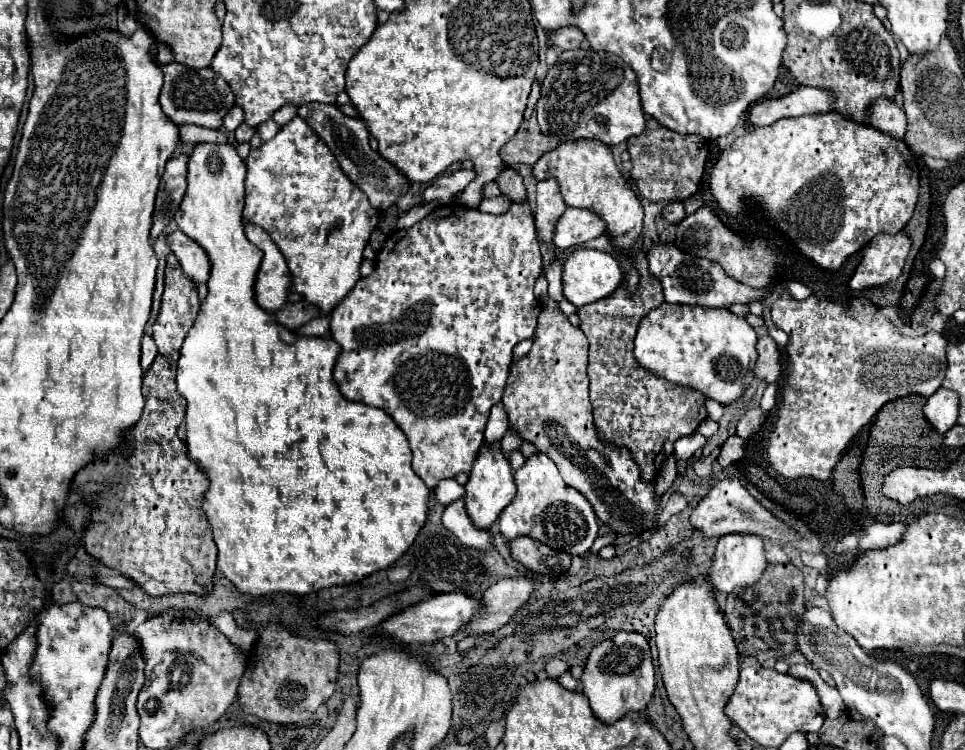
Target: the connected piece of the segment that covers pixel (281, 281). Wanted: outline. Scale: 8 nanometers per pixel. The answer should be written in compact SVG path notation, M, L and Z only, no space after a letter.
M248 222L246 236L252 244L262 248L262 252L264 252L260 272L256 276L256 300L264 310L276 312L288 302L290 284L292 284L288 264L286 264L282 252L272 242L272 238L264 232L264 228Z

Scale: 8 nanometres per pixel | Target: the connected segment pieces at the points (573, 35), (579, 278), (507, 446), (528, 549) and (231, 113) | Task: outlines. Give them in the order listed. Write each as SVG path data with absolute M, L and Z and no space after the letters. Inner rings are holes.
M560 28L554 36L552 36L552 44L558 50L572 50L572 48L580 48L580 42L584 40L584 34L580 32L580 28Z
M586 248L574 250L564 262L564 272L562 272L564 296L578 308L608 298L622 284L622 280L624 276L622 276L622 268L618 260L600 250L586 250Z
M508 428L508 432L500 440L500 446L502 446L504 452L516 450L516 448L520 448L520 444L522 444L522 440L520 440L520 436L516 436L516 432L512 432L512 428Z
M516 536L516 540L508 542L508 548L512 558L532 574L560 574L566 572L572 562L572 558L566 552L554 552L550 548L544 548L544 544L528 536Z
M234 106L232 110L228 110L226 112L226 116L224 116L224 130L228 130L228 132L232 132L232 130L236 130L240 124L242 124L242 120L244 120L244 112L238 108L238 106Z

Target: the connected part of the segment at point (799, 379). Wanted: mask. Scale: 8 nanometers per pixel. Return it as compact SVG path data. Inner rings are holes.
M776 284L772 288L772 292L776 292L776 302L772 304L772 320L778 328L782 328L784 332L790 334L790 342L786 346L786 352L788 352L788 370L786 370L786 376L784 376L784 390L782 390L782 402L778 404L778 422L776 422L776 430L772 432L770 436L770 444L768 444L768 460L772 464L772 468L786 476L786 478L800 478L800 476L812 476L812 478L818 478L818 480L826 480L830 478L842 450L848 446L848 442L860 432L862 426L866 426L874 416L876 412L890 400L894 398L900 398L900 396L906 396L906 394L922 394L922 396L930 396L934 394L940 386L942 386L942 380L944 380L944 368L948 366L946 362L946 346L948 346L948 338L938 334L938 332L928 332L926 336L920 336L920 338L906 338L902 334L896 332L894 324L884 318L884 314L872 306L868 300L864 298L852 298L852 300L846 300L846 302L832 302L832 300L824 300L824 298L818 298L818 296L808 296L806 300L794 300L790 298L786 292L784 292L784 284Z

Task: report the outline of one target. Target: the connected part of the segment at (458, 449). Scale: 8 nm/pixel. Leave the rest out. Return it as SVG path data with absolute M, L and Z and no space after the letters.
M528 200L526 202L512 202L512 206L508 208L508 212L504 214L480 214L478 210L472 208L464 208L462 204L452 204L452 206L444 206L436 212L432 212L430 216L422 218L420 222L416 222L412 228L408 230L398 230L394 232L384 248L380 250L378 258L376 258L376 268L370 276L360 278L356 282L356 286L352 288L352 292L348 292L348 296L334 306L332 314L332 322L330 322L330 336L342 346L338 364L334 368L334 380L338 382L342 394L348 400L356 400L356 402L364 402L376 408L382 408L384 412L388 412L394 422L400 426L400 430L406 434L414 460L412 460L412 468L414 472L424 480L424 484L428 488L436 488L440 480L444 478L454 478L460 472L470 472L472 460L478 452L478 448L484 444L484 428L490 416L490 408L502 398L504 392L504 384L508 378L508 366L512 362L512 348L520 342L526 340L534 334L536 330L536 320L540 314L540 302L536 300L532 288L534 282L538 278L542 270L542 256L540 256L540 248L538 248L538 238L536 238L536 230L534 230L534 218L532 218L532 210Z

